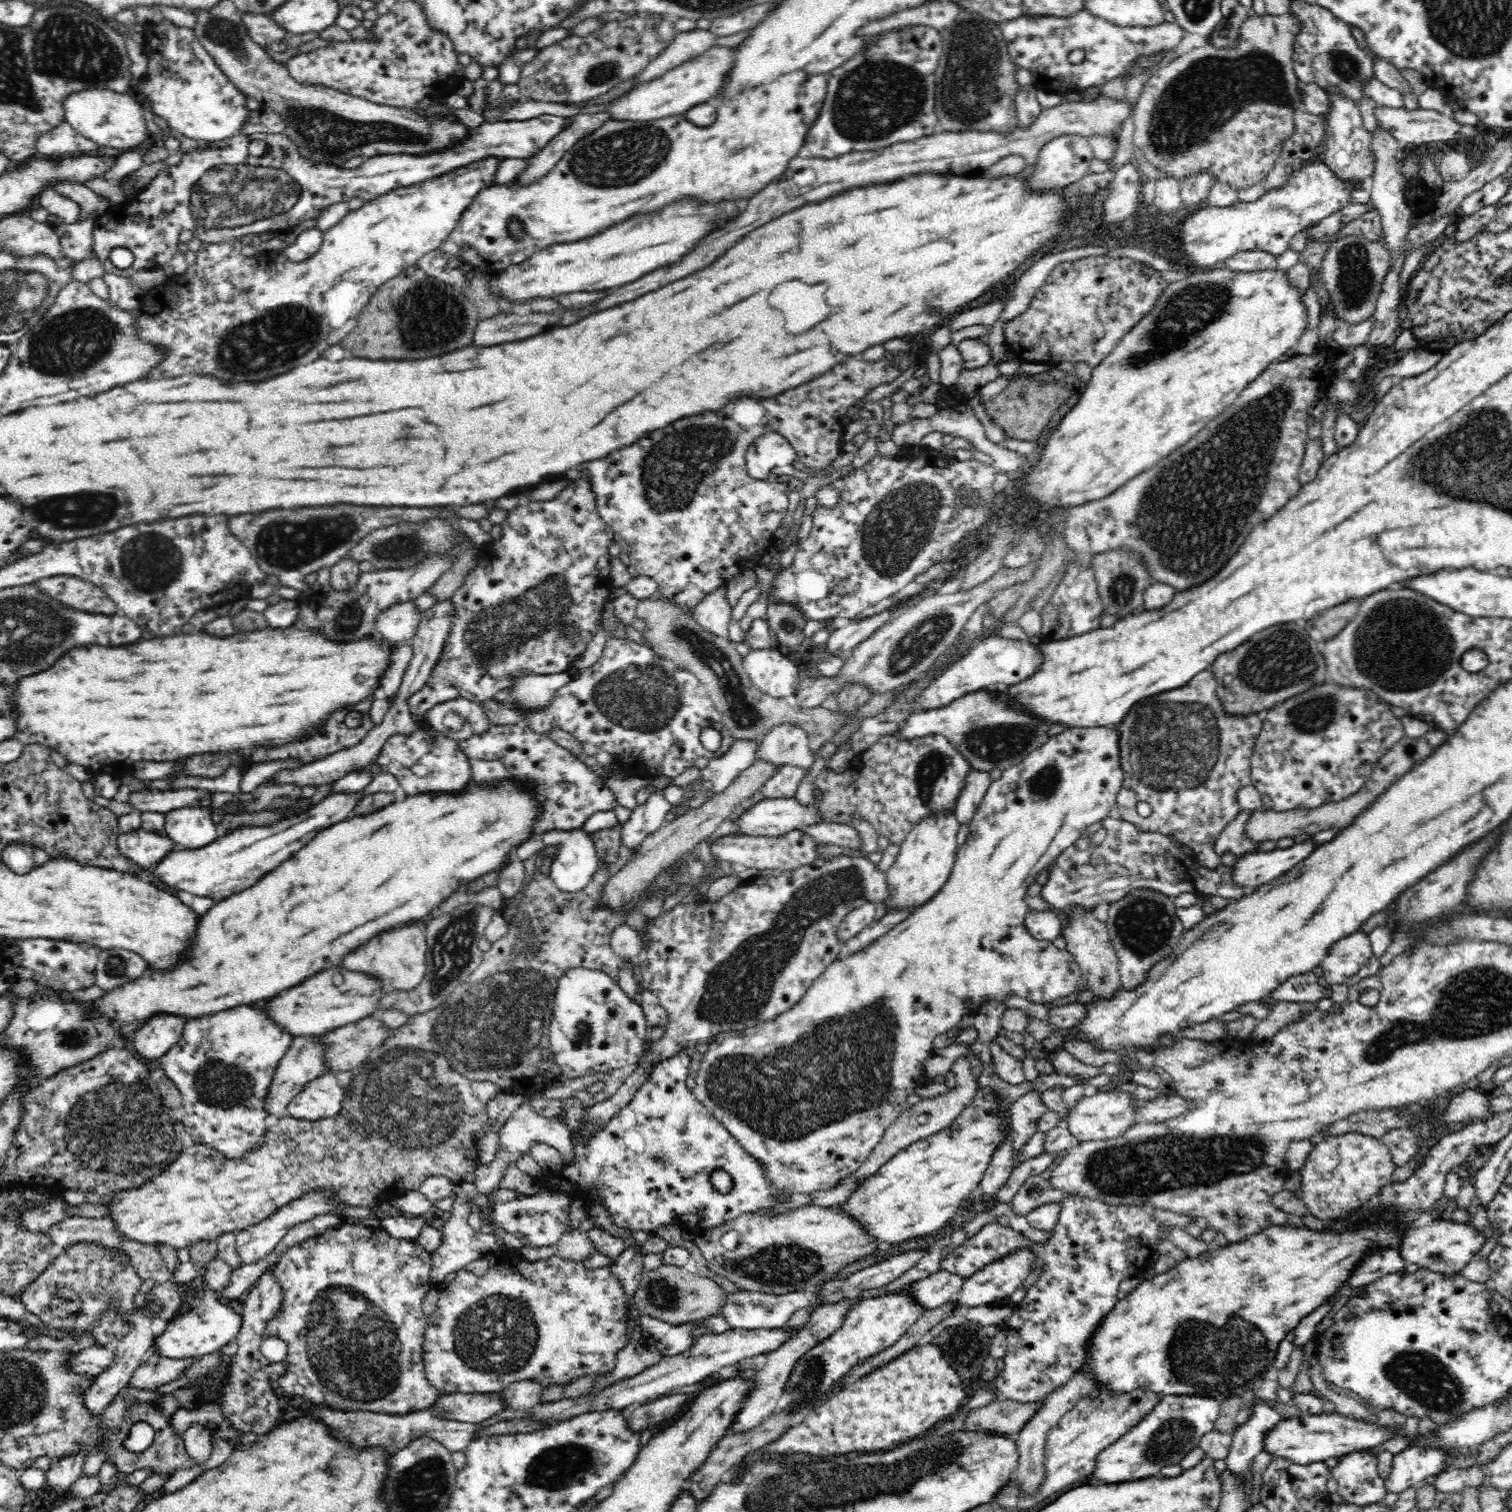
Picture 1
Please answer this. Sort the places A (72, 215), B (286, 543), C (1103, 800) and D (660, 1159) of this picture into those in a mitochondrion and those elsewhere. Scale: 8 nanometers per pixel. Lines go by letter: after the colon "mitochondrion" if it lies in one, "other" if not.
A: other
B: mitochondrion
C: other
D: mitochondrion

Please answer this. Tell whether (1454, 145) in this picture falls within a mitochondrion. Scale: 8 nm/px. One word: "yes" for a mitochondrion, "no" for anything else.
no

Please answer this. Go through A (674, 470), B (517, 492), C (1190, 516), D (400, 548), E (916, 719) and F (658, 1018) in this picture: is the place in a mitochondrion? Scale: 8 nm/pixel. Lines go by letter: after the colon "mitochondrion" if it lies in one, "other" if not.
A: mitochondrion
B: other
C: mitochondrion
D: mitochondrion
E: other
F: other

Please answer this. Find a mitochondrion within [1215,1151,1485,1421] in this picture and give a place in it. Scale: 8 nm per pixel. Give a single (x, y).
(1432, 1385)

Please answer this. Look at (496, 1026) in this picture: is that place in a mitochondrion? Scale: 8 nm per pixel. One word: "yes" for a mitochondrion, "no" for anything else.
yes

